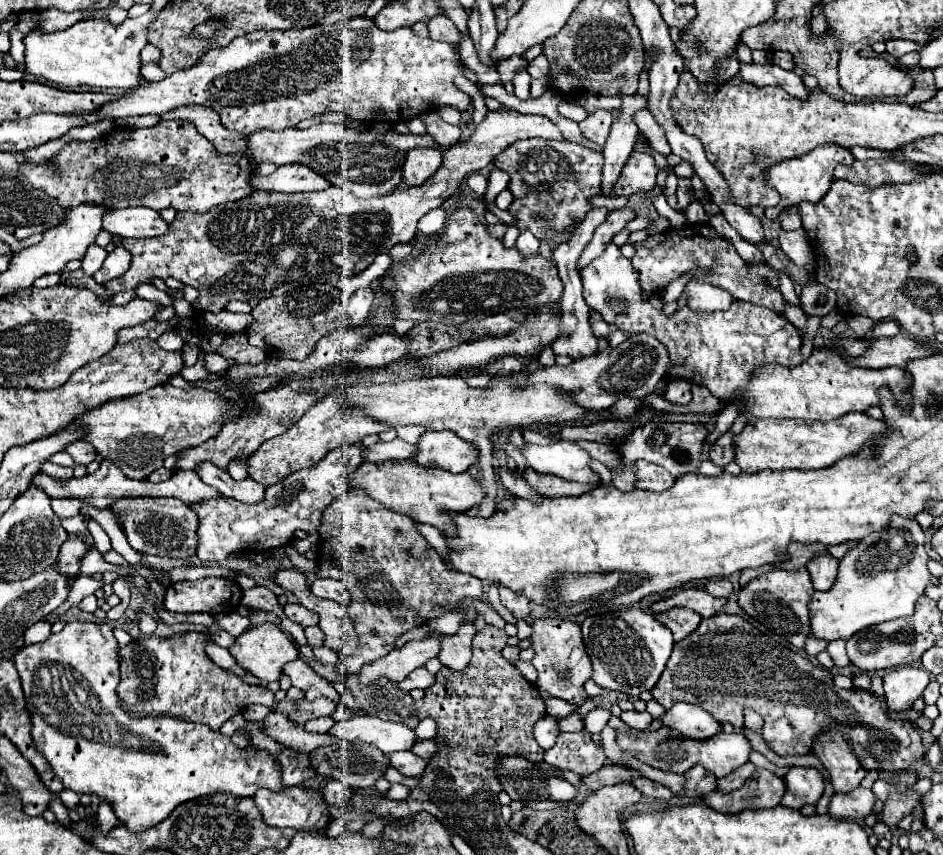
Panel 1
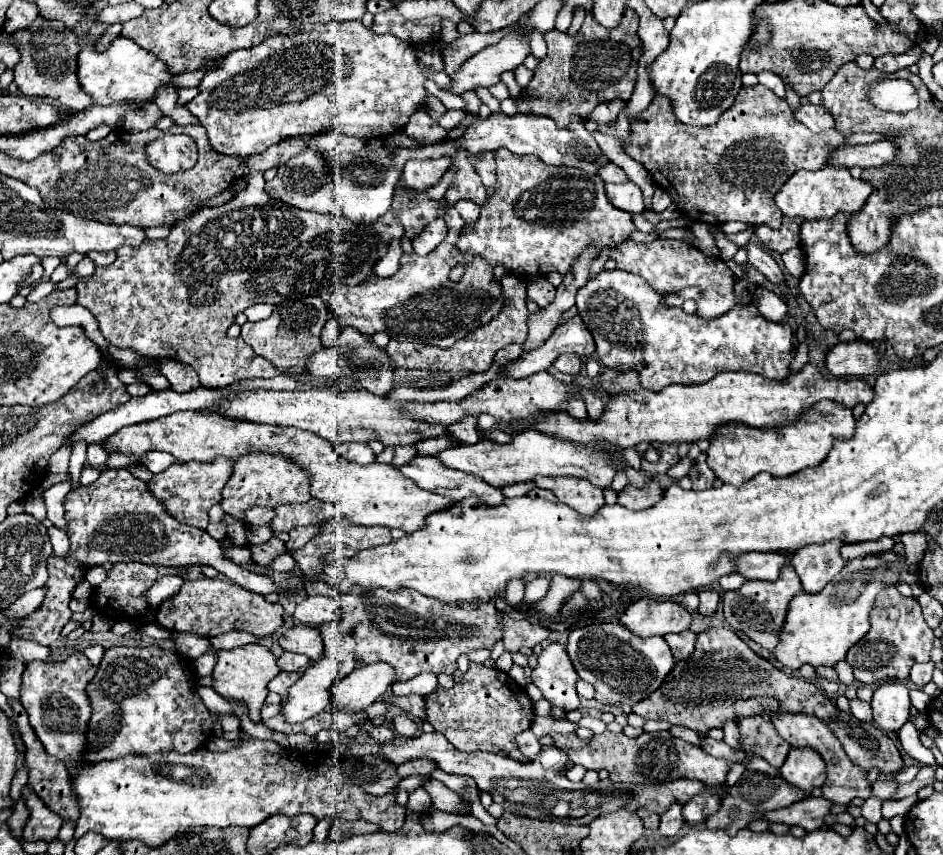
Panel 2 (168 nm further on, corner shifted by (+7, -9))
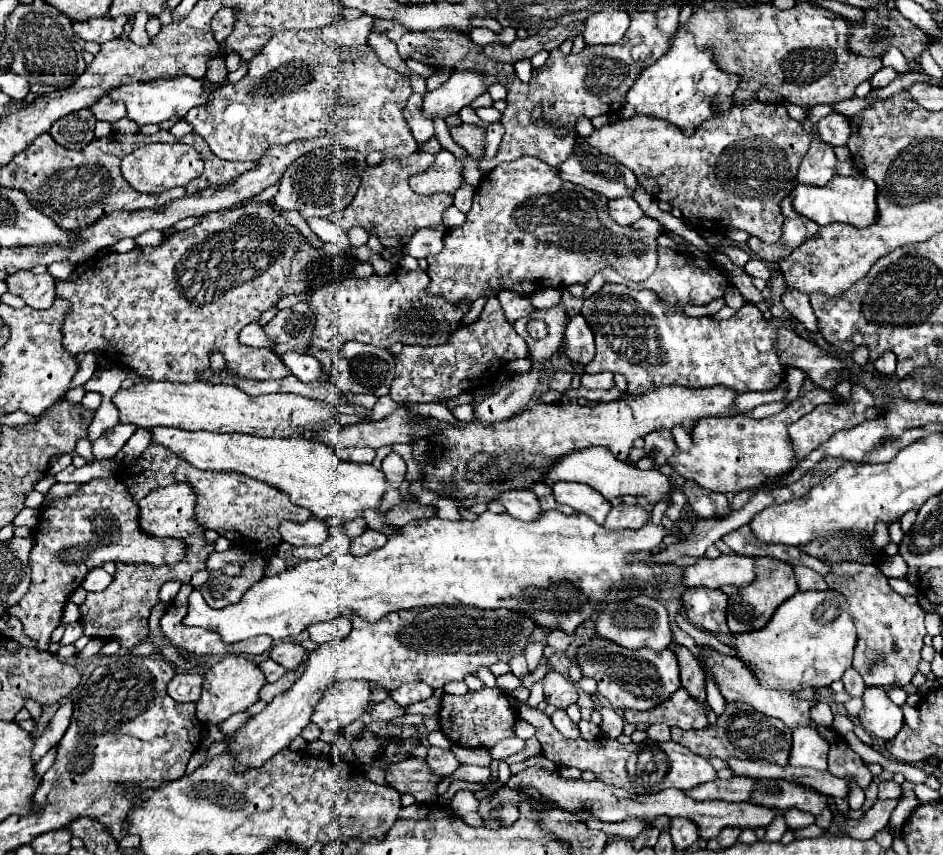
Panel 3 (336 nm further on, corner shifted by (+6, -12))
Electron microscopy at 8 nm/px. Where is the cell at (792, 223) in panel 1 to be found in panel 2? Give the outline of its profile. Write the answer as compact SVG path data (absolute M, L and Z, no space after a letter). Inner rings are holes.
M784 220L782 228L778 232L766 228L766 226L756 226L756 236L758 240L772 252L784 254L786 250L794 248L800 244L800 226L804 220Z

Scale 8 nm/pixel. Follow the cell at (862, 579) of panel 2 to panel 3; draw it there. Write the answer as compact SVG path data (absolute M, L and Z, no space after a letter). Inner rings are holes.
M797 591L791 599L781 603L767 623L767 627L735 637L737 657L743 659L747 667L753 669L759 683L771 689L801 691L803 687L829 687L833 681L841 679L843 671L851 667L853 649L855 649L855 623L849 617L847 601L837 591Z

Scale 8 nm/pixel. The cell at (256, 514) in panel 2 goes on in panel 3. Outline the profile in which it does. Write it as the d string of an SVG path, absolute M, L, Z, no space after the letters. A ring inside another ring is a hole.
M309 519L307 523L279 523L277 531L283 541L291 545L319 545L327 539L327 525L321 519Z

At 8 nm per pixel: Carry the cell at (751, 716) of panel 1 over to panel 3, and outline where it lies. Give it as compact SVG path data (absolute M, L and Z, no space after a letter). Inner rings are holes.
M727 703L725 713L717 719L715 727L705 727L699 731L683 731L679 727L671 727L671 739L701 757L739 757L739 759L763 759L769 763L775 763L779 767L787 765L789 751L791 751L791 729L785 727L779 719L767 717L749 705L743 703Z

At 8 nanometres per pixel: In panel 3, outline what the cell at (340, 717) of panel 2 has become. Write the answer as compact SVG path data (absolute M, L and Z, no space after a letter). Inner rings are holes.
M385 699L383 703L377 703L375 707L371 707L371 715L375 715L375 719L389 721L393 717L401 717L403 709L393 699Z

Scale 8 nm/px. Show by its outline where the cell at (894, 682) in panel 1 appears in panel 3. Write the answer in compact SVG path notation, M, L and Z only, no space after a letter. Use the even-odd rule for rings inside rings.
M867 687L863 701L865 709L859 715L859 721L865 727L865 731L885 741L899 733L899 729L903 727L903 711L889 699L887 689Z

